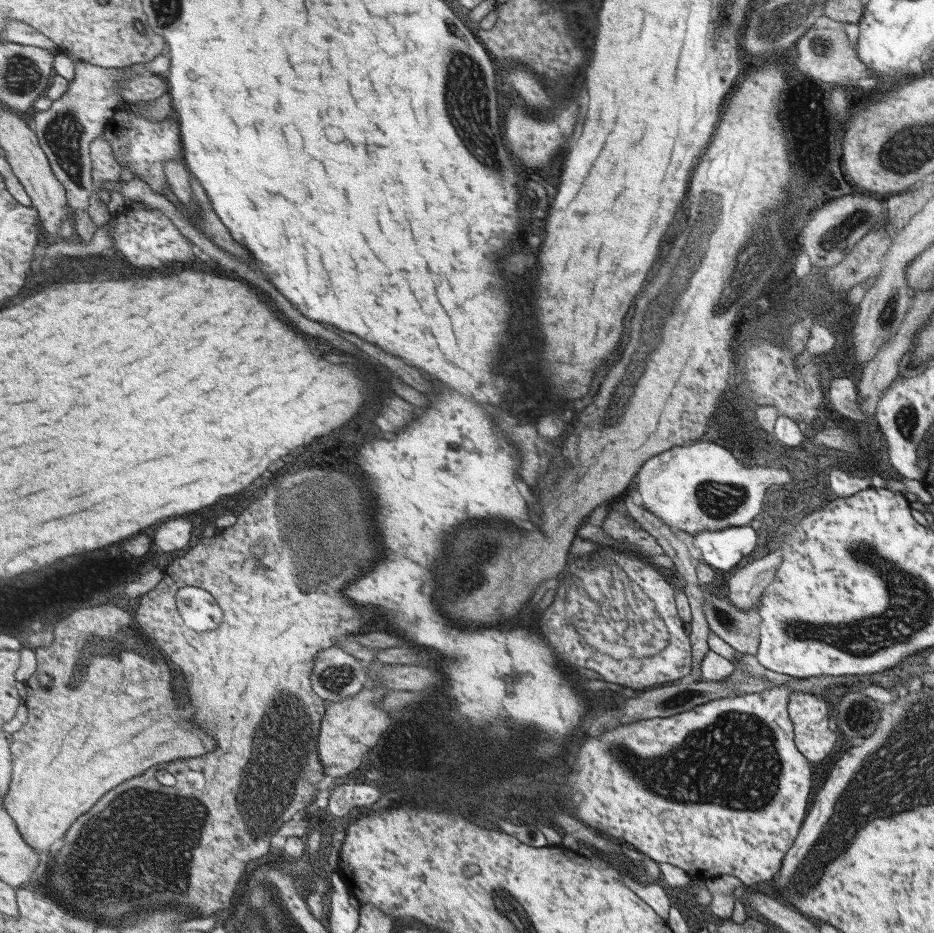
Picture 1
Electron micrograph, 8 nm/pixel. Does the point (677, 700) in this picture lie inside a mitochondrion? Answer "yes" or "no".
yes

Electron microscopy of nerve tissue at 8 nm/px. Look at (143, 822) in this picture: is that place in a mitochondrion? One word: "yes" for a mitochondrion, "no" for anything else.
yes

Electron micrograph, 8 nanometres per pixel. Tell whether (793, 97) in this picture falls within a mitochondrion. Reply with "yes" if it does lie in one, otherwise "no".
no

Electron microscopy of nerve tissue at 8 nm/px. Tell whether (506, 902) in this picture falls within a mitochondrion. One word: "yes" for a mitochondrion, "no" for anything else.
yes

